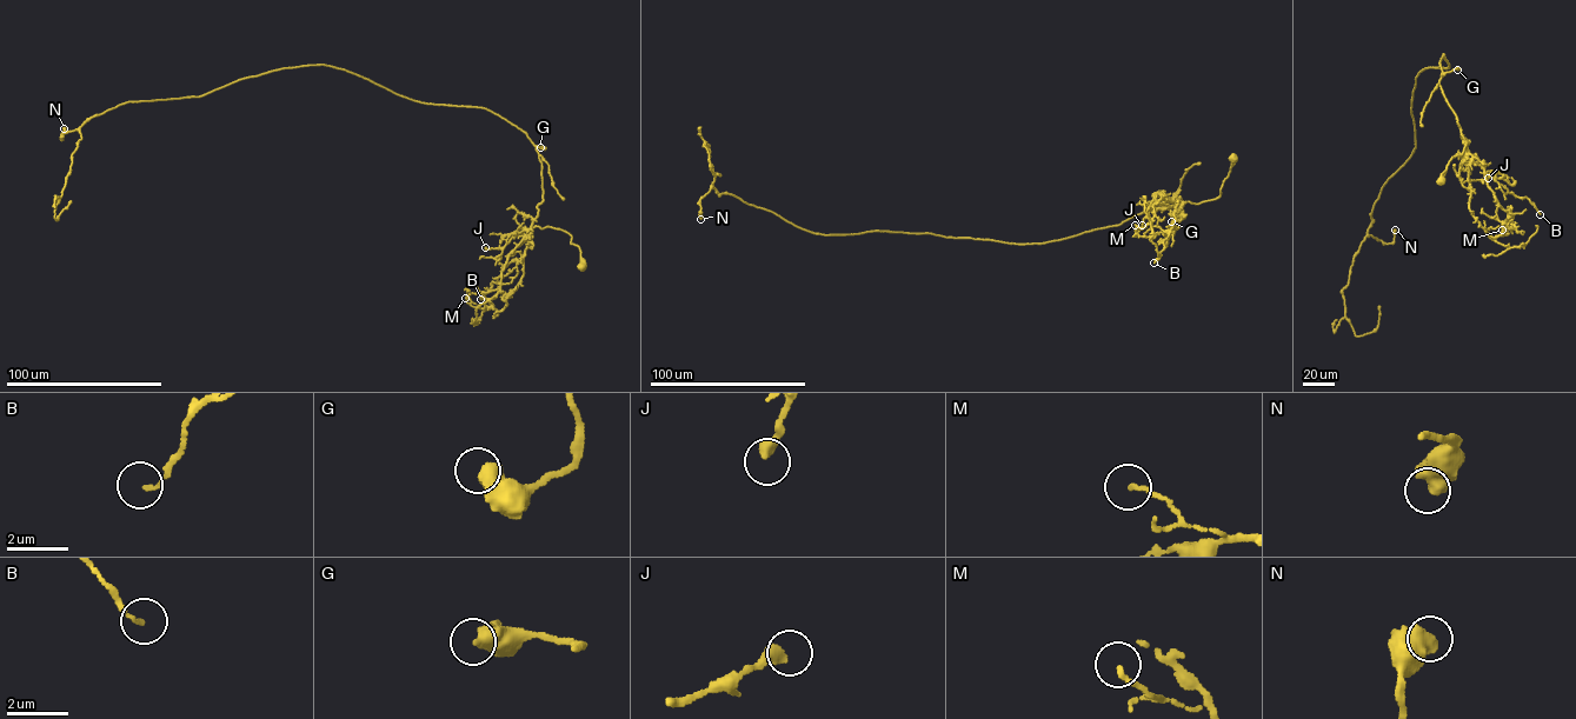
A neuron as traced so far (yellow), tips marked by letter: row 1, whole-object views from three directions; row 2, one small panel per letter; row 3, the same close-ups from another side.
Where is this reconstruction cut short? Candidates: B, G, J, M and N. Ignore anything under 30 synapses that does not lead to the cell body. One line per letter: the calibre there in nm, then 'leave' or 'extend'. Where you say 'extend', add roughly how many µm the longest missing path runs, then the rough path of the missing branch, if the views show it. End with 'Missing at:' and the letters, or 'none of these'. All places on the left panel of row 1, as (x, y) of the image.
B: 100 nm thick; leave
G: 600 nm thick; leave
J: 400 nm thick; leave
M: 140 nm thick; leave
N: 700 nm thick; leave
Missing at: none of these

